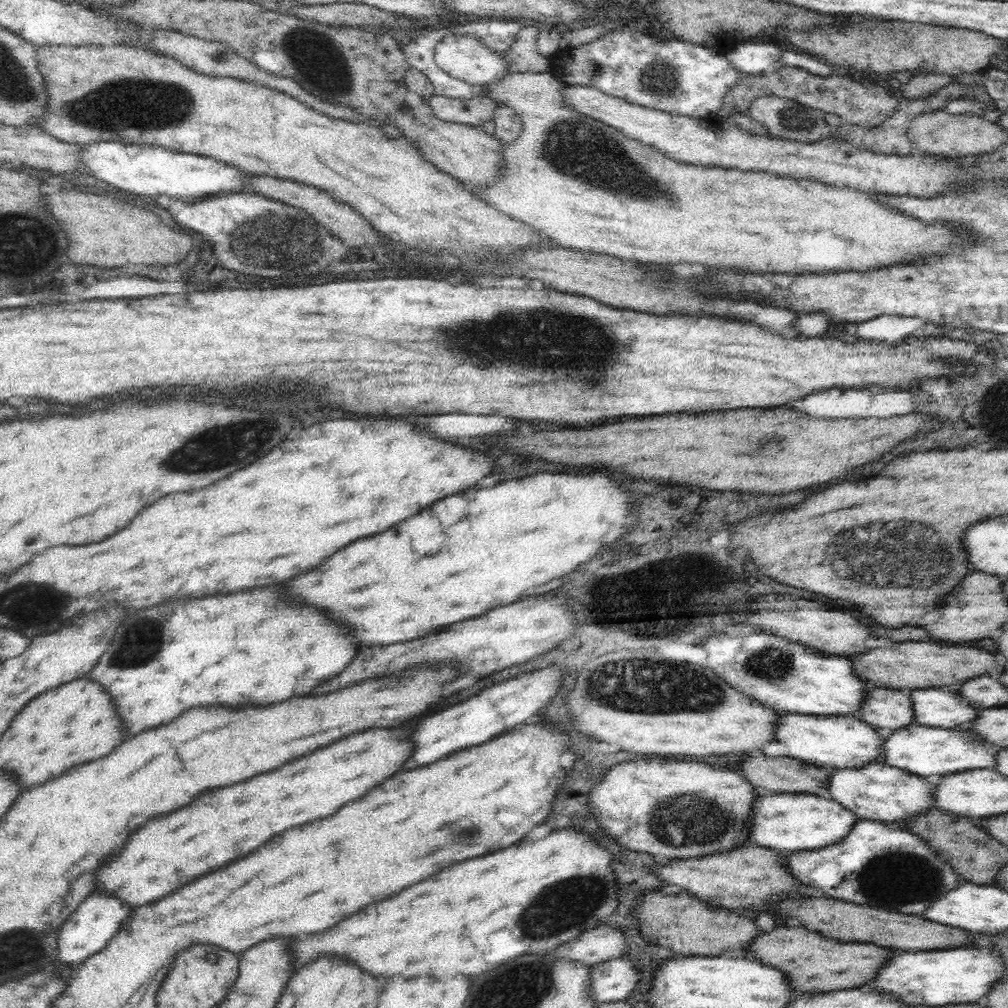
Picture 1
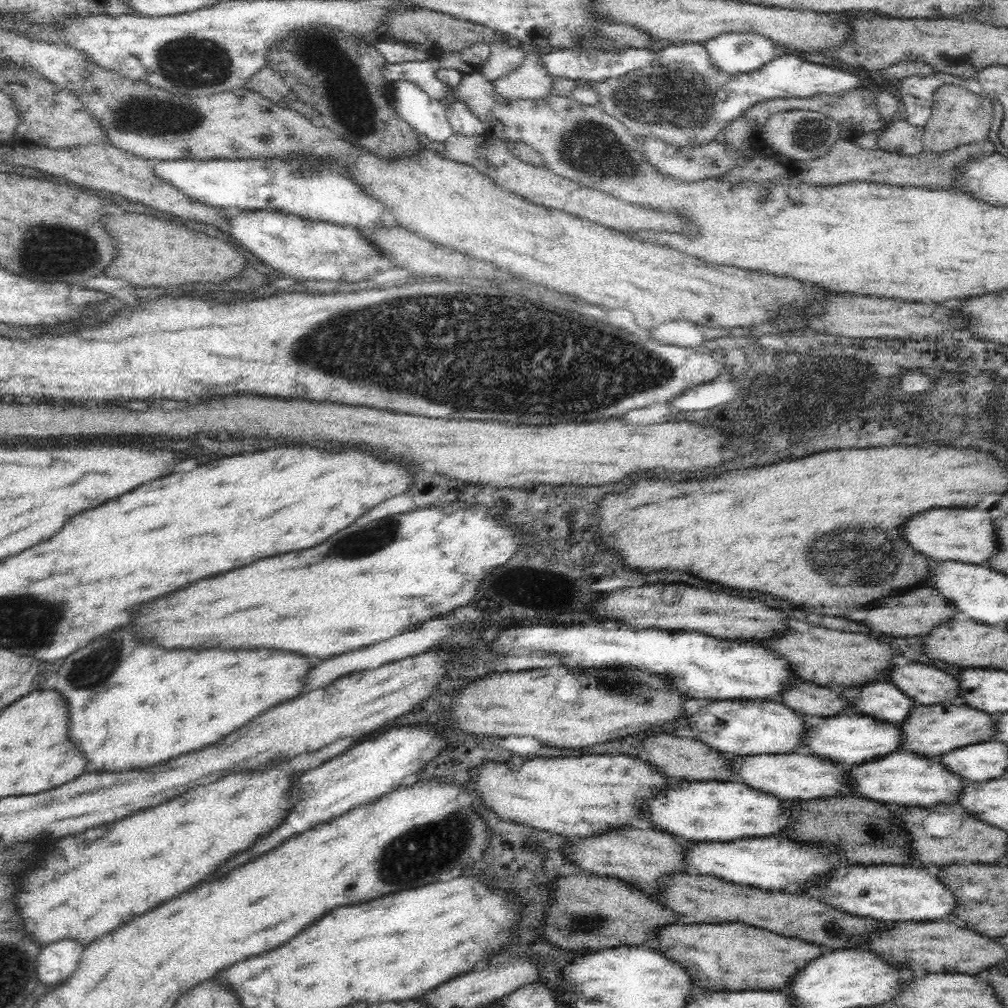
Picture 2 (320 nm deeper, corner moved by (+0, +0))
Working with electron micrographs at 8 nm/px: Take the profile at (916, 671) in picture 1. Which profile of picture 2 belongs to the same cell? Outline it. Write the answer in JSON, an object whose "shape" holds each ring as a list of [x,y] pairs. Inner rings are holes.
{"shape":[[[816,626],[808,632],[788,632],[784,636],[760,640],[760,644],[769,652],[776,652],[779,658],[782,656],[786,665],[790,665],[790,672],[794,673],[795,678],[836,690],[862,686],[872,680],[872,676],[878,678],[880,674],[888,674],[891,666],[888,658],[896,656],[894,648],[880,644],[864,634],[826,630],[822,626]]]}

